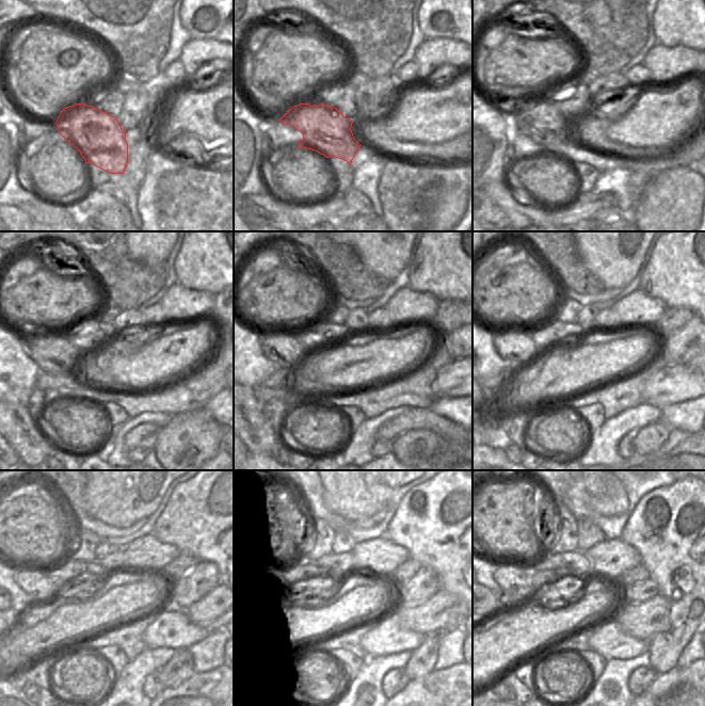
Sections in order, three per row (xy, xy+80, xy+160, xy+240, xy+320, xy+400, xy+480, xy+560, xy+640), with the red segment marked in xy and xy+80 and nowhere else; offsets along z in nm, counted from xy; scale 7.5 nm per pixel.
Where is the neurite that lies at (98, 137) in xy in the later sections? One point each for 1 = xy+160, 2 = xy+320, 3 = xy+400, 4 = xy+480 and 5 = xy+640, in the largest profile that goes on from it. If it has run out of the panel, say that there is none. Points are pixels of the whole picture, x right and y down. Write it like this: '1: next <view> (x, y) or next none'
1: next xy+160 (531, 116)
2: next xy+320 (283, 348)
3: next xy+400 (516, 347)
4: next xy+480 (33, 581)
5: next xy+640 (513, 577)

